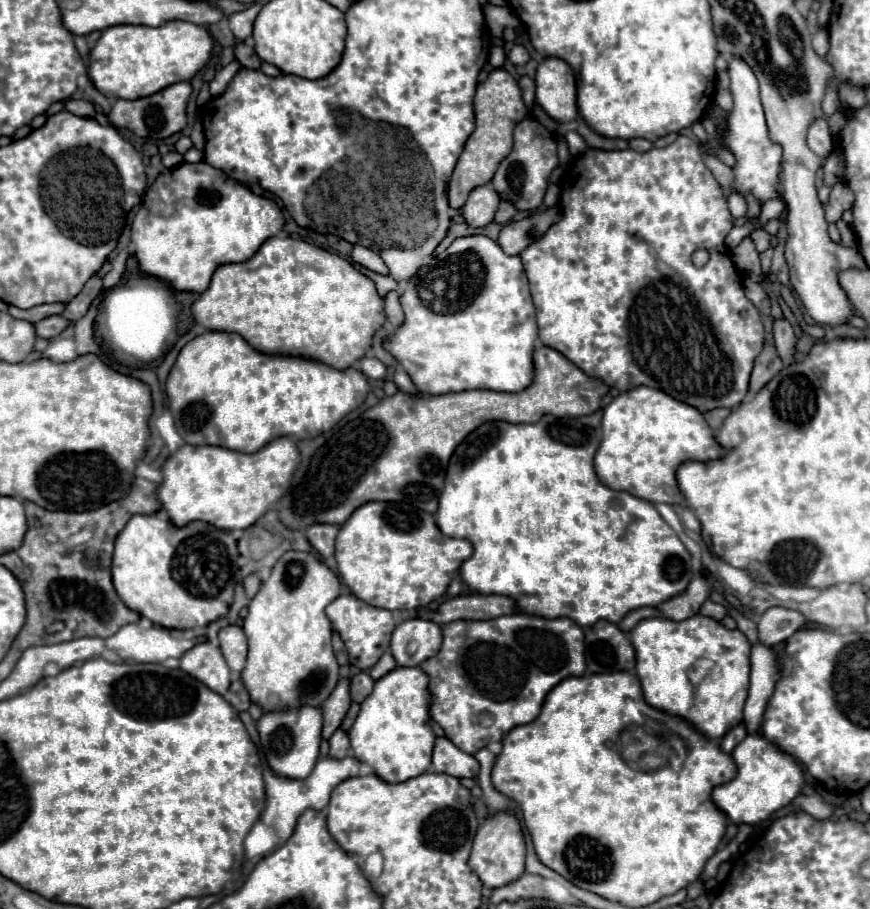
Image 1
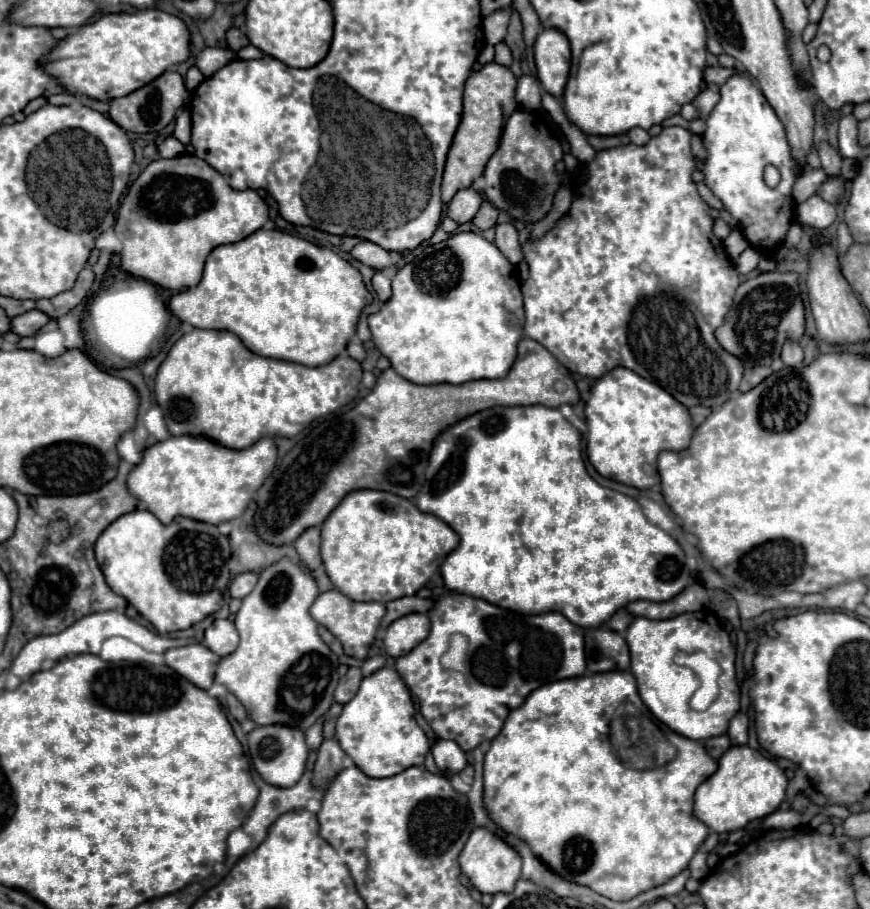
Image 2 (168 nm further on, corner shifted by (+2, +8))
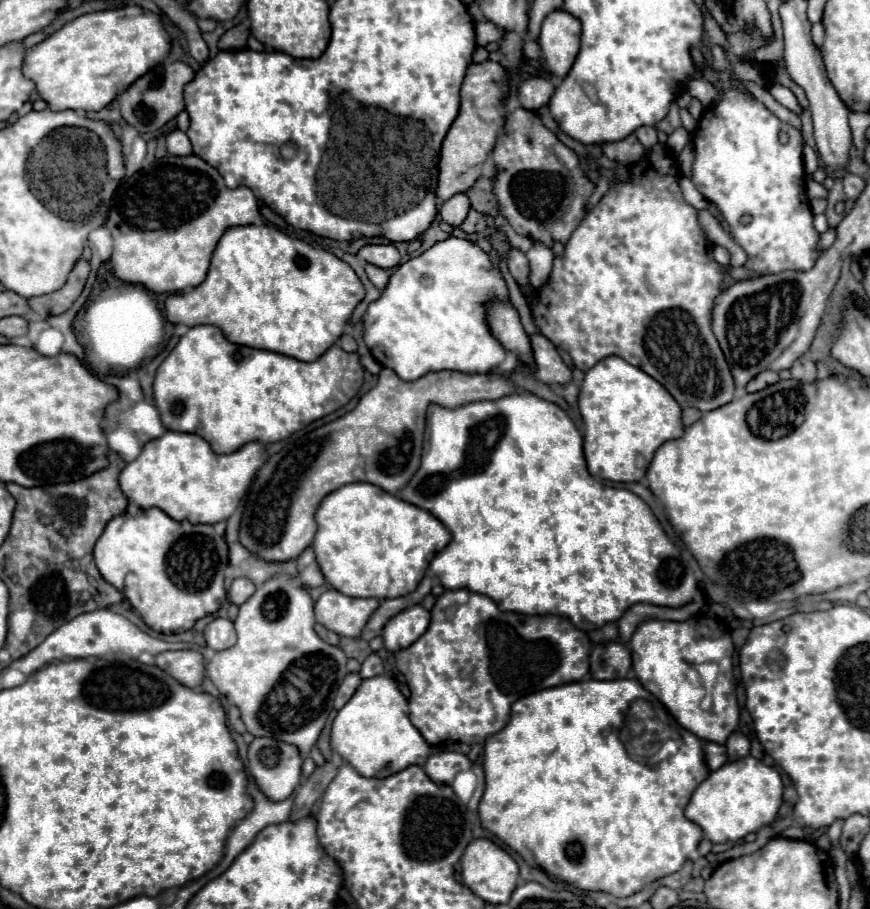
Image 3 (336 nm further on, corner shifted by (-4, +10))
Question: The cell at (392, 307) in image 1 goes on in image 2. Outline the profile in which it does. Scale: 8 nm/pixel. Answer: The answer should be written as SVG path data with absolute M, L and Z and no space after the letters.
M374 272L374 276L372 276L372 288L376 290L376 294L378 294L378 298L382 302L386 302L386 298L390 298L390 294L392 294L392 290L390 290L390 278L384 272Z

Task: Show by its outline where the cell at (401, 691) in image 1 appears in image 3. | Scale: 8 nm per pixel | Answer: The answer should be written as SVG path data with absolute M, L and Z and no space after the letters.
M374 676L362 682L332 722L332 748L362 776L386 778L412 764L424 766L430 756L428 742L408 720L408 700L390 676Z

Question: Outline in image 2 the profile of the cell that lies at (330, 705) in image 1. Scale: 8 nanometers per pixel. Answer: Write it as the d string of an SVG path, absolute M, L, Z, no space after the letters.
M318 720L314 726L310 726L310 730L306 732L306 744L308 744L308 748L312 750L312 752L316 752L318 748L320 748L320 744L322 744L322 720Z

